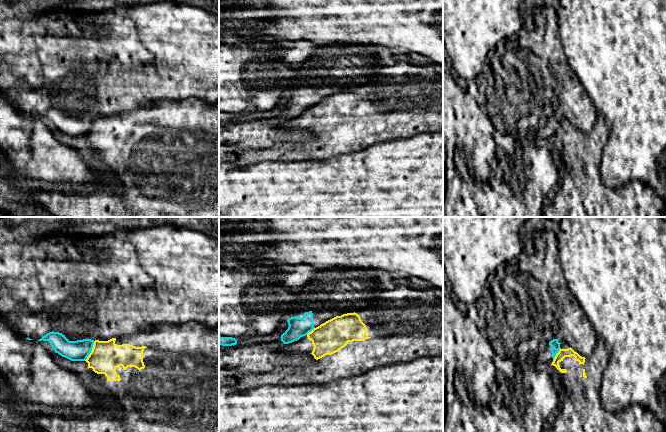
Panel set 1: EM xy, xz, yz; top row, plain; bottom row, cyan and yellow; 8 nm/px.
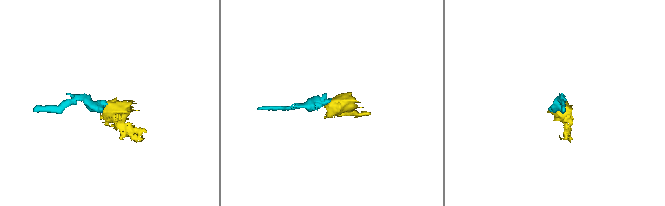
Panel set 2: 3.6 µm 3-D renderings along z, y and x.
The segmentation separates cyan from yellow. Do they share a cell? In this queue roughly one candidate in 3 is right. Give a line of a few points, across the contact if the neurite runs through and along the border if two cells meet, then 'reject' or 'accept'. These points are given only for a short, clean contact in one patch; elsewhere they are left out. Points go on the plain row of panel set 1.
line xy (94, 117), (91, 128), (84, 136); reject

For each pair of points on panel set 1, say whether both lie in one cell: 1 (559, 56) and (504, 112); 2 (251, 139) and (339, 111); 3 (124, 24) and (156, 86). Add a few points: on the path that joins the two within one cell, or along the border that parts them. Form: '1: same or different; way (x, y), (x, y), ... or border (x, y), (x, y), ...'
1: same; way (545, 70), (517, 98)
2: different; border (280, 124), (285, 128), (308, 130)
3: same; way (129, 39), (132, 47), (132, 61), (141, 71)

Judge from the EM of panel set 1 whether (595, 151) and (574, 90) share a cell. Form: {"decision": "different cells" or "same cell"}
{"decision": "different cells"}

